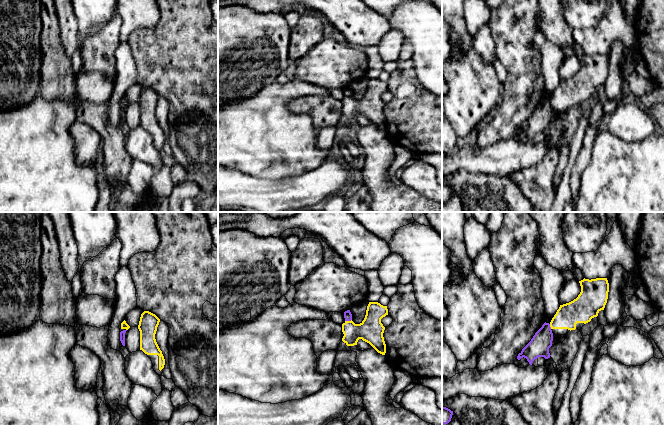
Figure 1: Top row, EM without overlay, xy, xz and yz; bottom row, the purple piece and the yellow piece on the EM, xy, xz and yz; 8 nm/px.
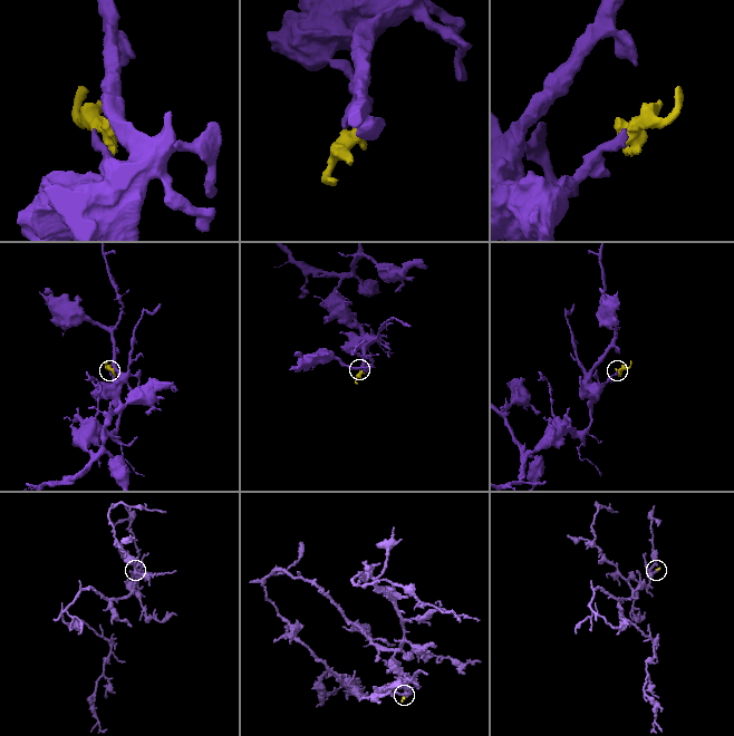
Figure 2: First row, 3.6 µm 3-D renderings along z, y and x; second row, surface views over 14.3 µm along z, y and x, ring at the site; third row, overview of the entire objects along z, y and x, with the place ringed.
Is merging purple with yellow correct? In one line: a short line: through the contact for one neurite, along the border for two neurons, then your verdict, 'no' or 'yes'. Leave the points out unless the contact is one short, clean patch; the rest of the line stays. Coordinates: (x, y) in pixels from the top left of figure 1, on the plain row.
line xz (351, 95), (345, 97); no

